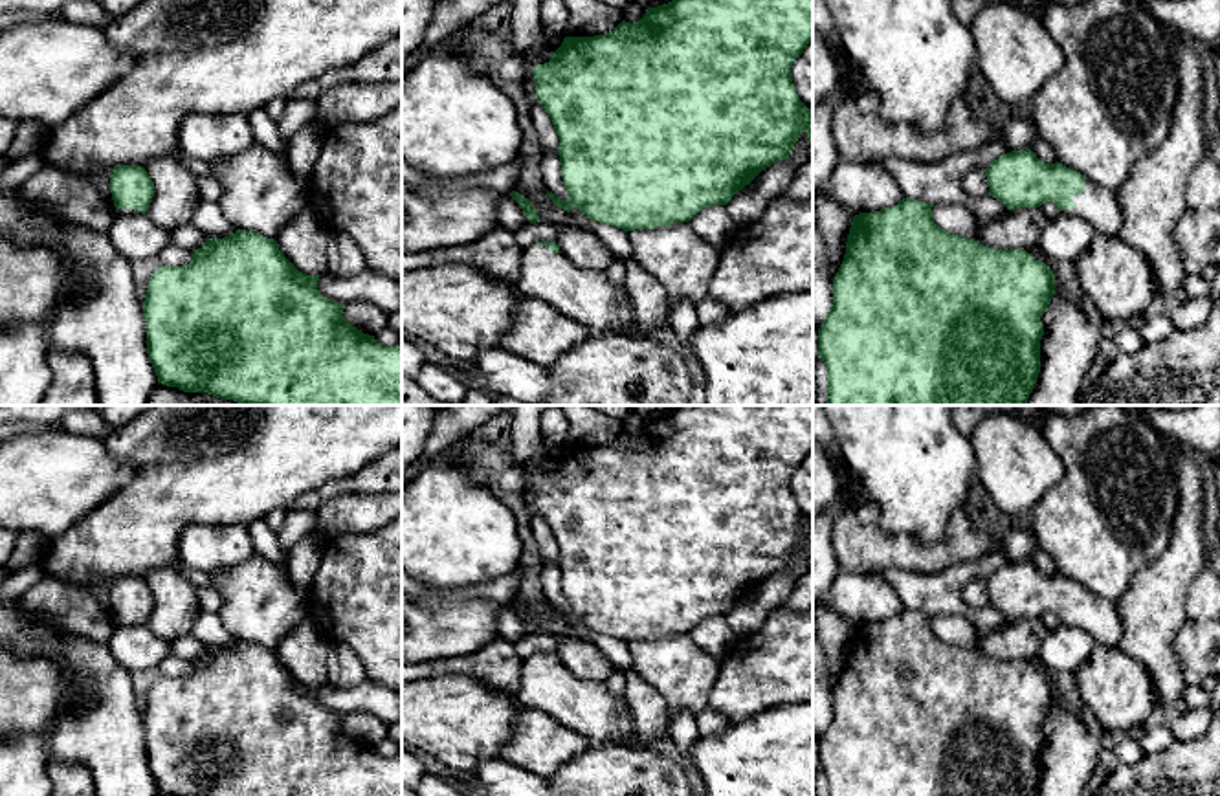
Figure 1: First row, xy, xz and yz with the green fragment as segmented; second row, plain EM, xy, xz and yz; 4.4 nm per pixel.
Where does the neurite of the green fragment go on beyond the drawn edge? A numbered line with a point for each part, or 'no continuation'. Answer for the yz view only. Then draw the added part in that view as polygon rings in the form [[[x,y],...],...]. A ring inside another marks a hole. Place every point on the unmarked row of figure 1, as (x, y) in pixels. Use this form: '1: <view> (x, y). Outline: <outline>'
1: yz (1098, 617). Outline: [[[1084,591],[1084,603],[1071,607],[1075,620],[1064,620],[1062,625],[1082,629],[1097,646],[1117,647],[1123,635],[1119,605]]]

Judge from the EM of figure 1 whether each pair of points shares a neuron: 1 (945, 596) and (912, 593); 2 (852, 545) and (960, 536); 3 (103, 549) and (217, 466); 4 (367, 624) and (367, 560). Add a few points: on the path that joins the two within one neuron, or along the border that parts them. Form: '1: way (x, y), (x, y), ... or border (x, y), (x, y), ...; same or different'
1: way (938, 593), (920, 593); same
2: way (879, 551), (932, 552); same
3: way (131, 532), (189, 474); same
4: way (367, 608), (367, 576); same

